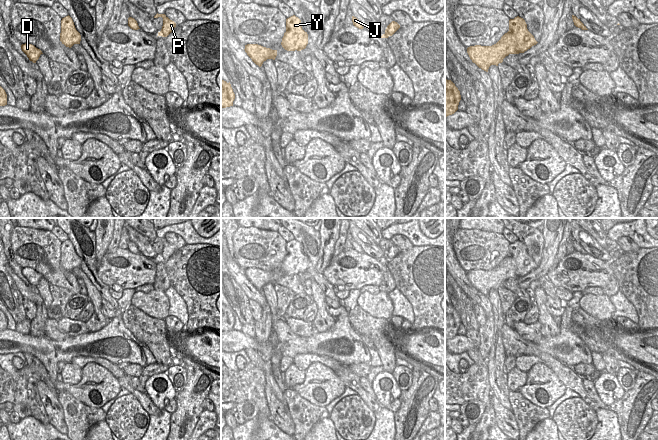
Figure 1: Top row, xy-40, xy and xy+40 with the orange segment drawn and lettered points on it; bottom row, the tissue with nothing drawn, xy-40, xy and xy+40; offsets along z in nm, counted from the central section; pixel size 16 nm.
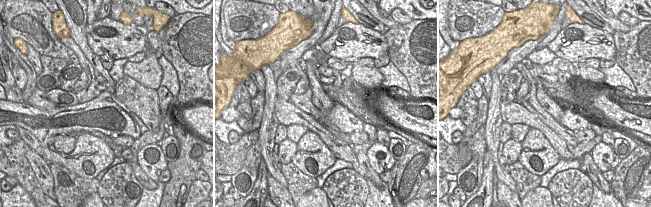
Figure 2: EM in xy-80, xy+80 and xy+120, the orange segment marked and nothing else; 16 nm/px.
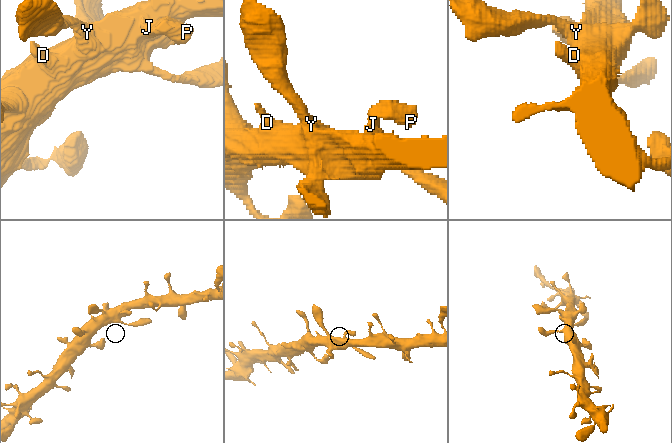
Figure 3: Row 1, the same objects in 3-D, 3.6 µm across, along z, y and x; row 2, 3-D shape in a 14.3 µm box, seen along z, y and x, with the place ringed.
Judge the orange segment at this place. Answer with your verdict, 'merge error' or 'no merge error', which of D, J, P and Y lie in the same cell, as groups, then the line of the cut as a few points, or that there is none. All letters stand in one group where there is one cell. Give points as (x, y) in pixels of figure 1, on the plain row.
no merge error | D J P Y | no cut

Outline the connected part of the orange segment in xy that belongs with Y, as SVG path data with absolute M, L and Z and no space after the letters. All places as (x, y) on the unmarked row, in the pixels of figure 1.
M295 239L286 243L286 256L281 269L287 275L301 275L308 268L308 258L302 253L301 244Z

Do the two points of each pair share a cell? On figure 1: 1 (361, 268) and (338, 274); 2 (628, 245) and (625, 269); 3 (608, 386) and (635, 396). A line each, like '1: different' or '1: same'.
1: same
2: different
3: different

